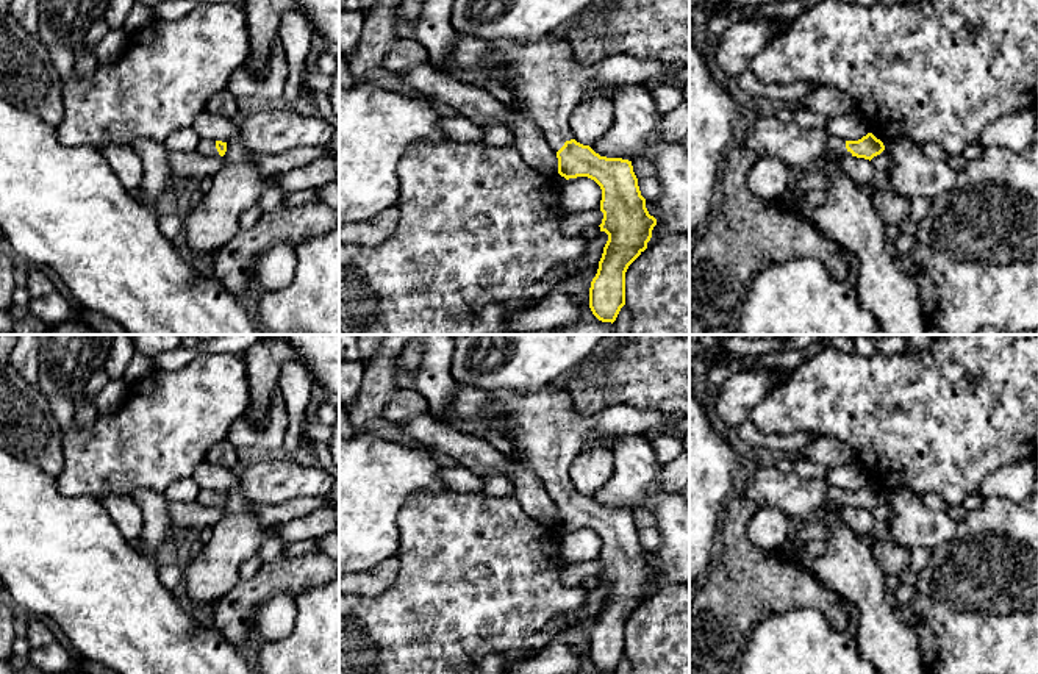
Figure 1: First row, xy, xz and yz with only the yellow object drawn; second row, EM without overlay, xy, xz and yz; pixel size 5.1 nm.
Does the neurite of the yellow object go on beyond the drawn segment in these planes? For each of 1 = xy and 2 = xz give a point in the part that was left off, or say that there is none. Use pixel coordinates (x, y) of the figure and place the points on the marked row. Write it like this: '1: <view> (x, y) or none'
1: xy (205, 146)
2: xz (543, 77)

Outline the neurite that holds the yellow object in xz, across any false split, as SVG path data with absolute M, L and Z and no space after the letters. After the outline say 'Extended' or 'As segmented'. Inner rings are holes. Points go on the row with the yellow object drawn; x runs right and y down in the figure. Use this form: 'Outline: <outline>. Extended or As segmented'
Outline: M458 34L449 61L441 73L464 84L480 88L503 105L519 106L544 133L557 152L558 174L569 178L588 177L602 189L600 211L603 219L600 231L608 235L599 269L589 288L589 308L602 322L614 322L625 305L625 272L628 266L647 249L657 219L649 214L646 199L641 195L632 161L607 158L589 145L577 142L567 120L589 89L603 84L646 84L664 70L664 64L650 59L636 59L625 55L608 56L596 64L575 59L567 41L546 34L541 39L524 42L514 39L486 39Z. Extended

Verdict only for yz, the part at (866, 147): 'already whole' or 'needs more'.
needs more

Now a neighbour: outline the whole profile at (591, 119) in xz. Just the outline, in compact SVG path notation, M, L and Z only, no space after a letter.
M600 92L592 99L582 100L571 114L567 125L577 142L591 147L611 128L614 117L614 103Z

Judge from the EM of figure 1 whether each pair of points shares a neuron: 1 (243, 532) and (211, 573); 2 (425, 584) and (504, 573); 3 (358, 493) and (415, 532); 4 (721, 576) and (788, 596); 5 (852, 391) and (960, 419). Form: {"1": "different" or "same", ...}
{"1": "same", "2": "same", "3": "different", "4": "same", "5": "same"}

